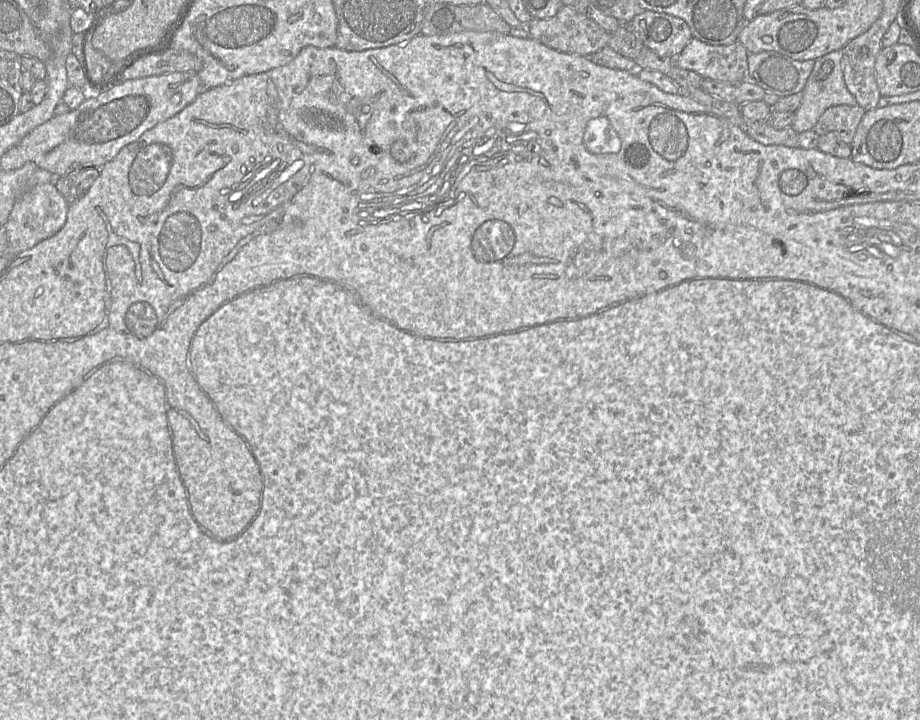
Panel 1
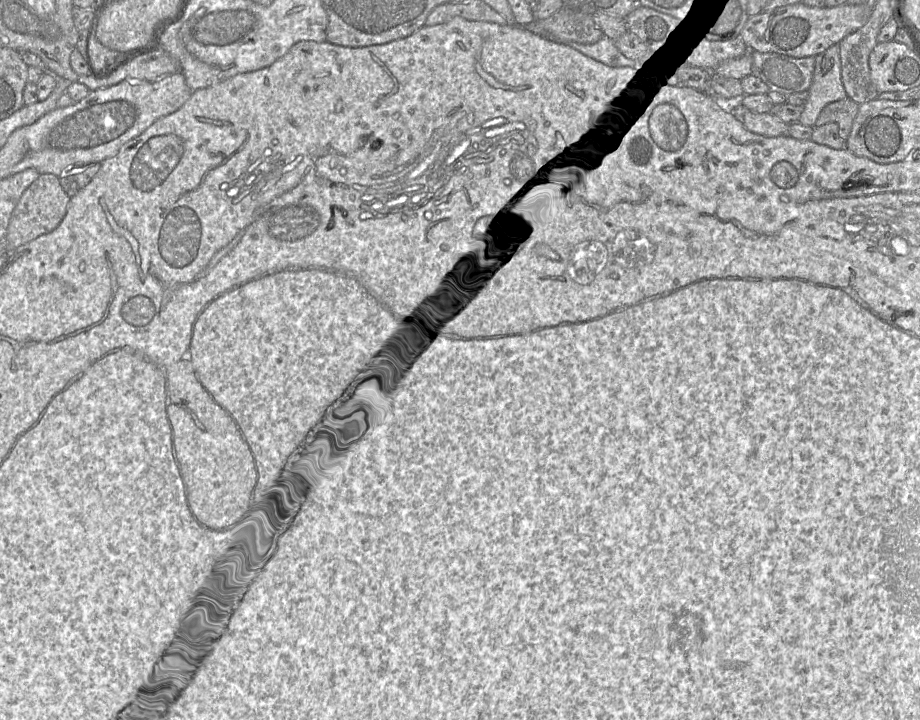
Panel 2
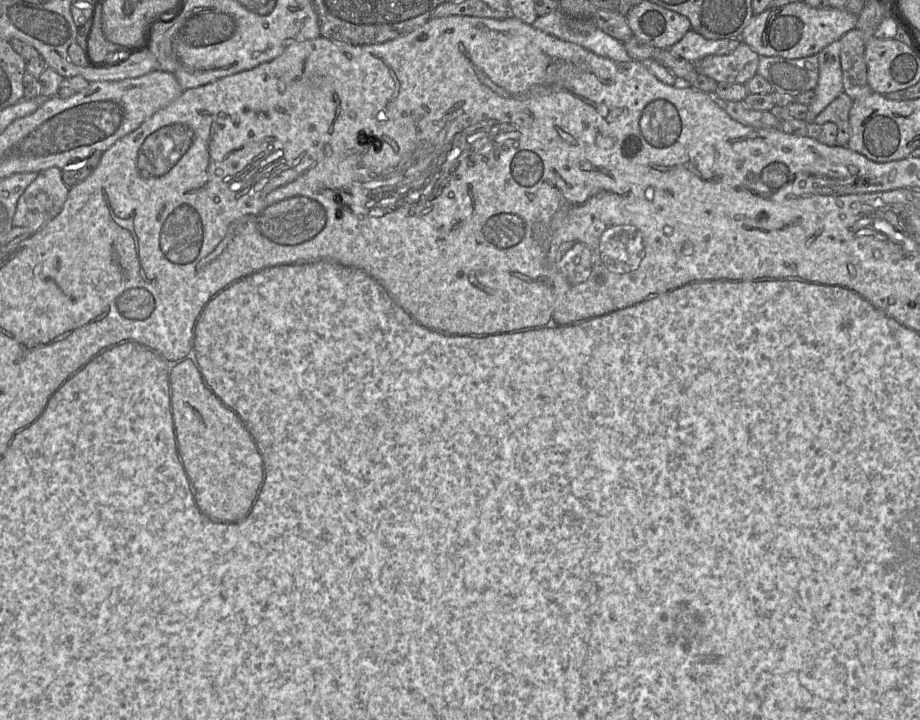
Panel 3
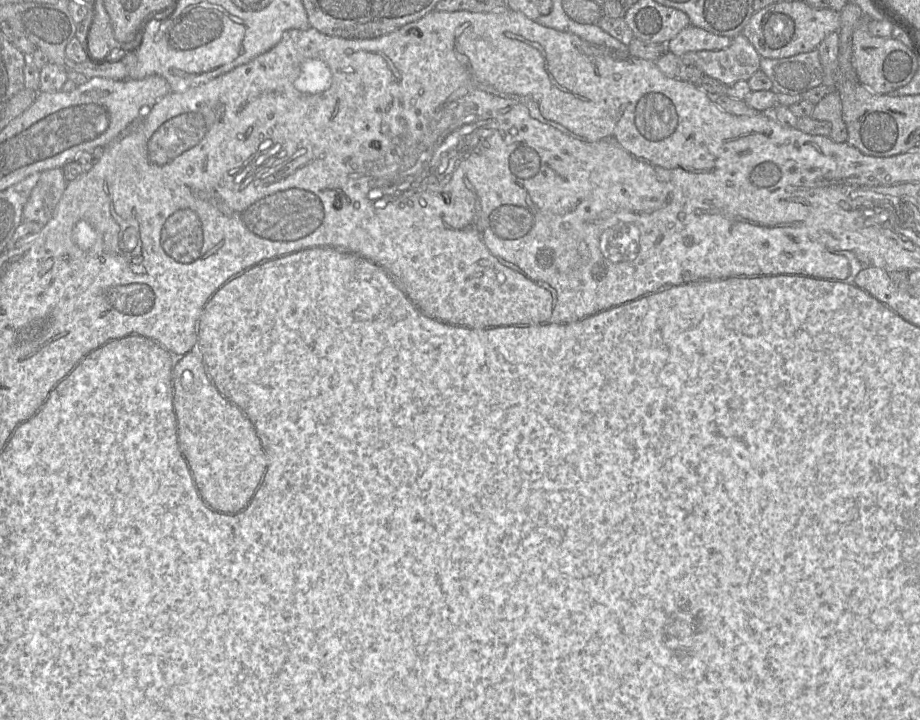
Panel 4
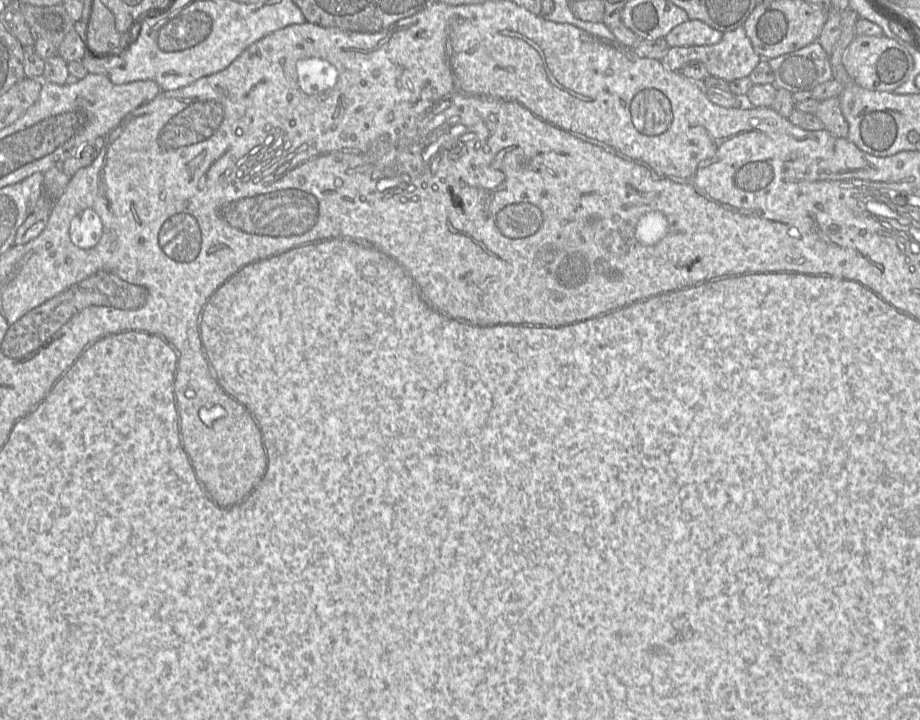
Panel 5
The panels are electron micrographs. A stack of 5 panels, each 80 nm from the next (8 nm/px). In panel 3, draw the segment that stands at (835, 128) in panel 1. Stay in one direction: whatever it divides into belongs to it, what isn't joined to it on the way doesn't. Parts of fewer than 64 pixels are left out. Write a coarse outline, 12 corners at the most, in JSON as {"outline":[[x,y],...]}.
{"outline":[[842,92],[814,123],[835,123],[837,146],[851,137],[849,112],[853,100]]}

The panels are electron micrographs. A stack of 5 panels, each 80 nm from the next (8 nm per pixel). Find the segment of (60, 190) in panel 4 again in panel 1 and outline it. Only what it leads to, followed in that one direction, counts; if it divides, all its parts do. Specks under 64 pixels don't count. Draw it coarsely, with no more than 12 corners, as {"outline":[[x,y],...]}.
{"outline":[[54,182],[36,185],[5,223],[10,254],[65,224],[69,203]]}

